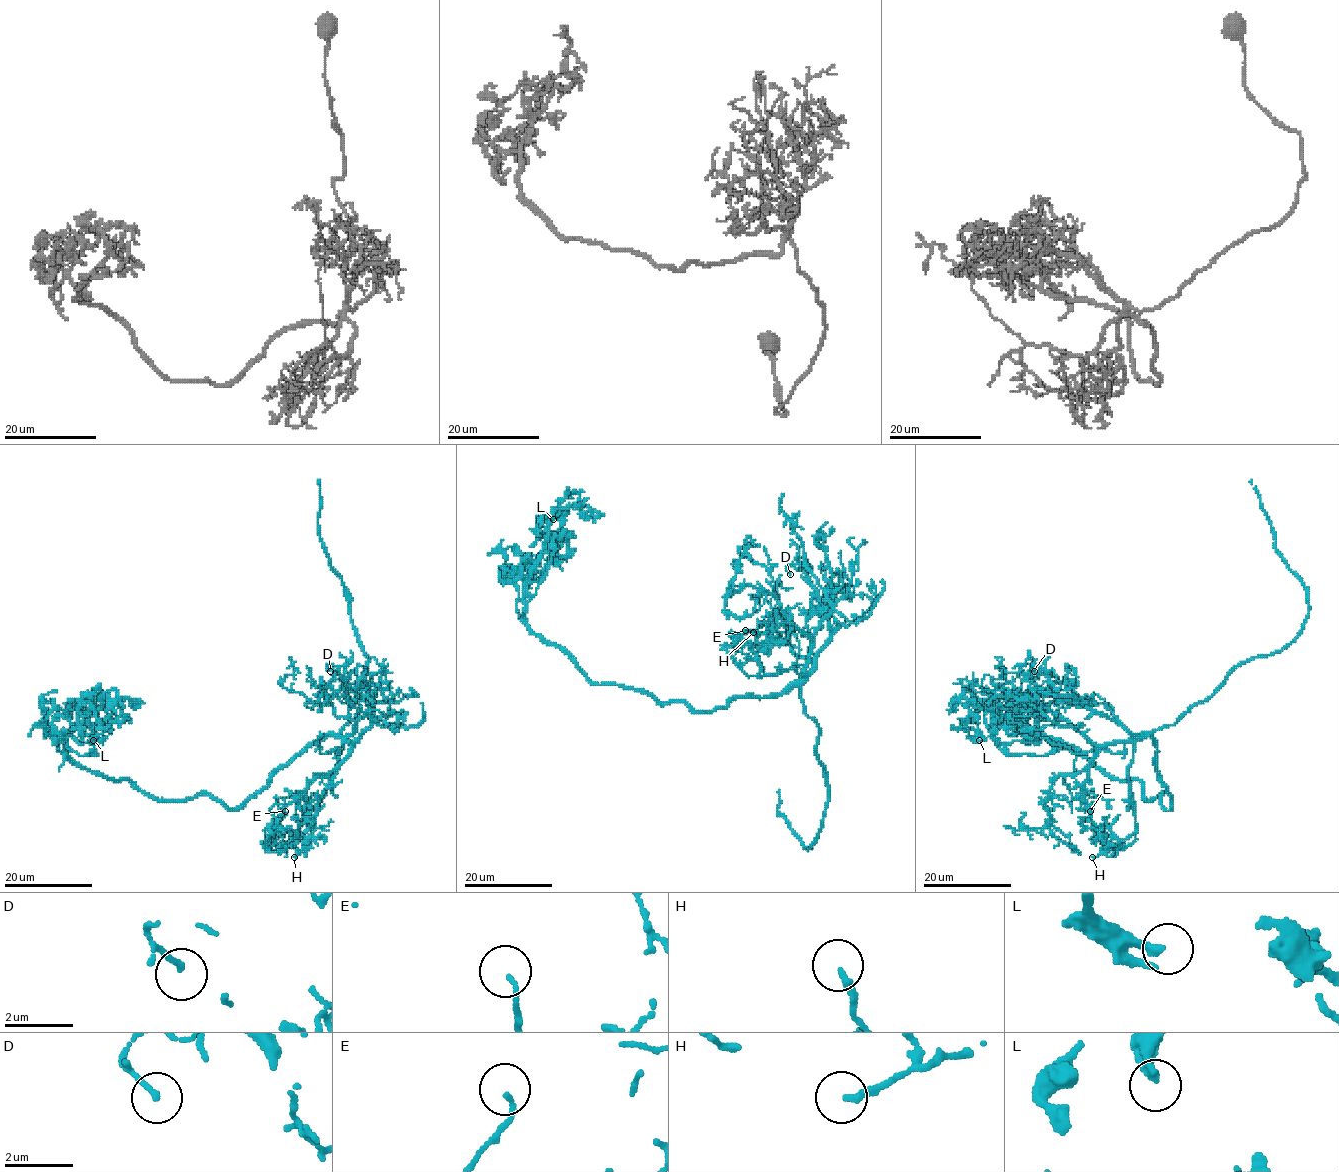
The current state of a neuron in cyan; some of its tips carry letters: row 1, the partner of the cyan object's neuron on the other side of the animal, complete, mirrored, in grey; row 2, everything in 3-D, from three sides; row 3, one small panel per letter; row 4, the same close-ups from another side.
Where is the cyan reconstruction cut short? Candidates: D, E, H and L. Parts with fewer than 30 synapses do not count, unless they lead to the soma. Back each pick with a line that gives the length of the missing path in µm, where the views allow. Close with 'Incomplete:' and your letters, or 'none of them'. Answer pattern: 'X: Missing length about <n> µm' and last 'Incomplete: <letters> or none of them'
Incomplete: none of them

